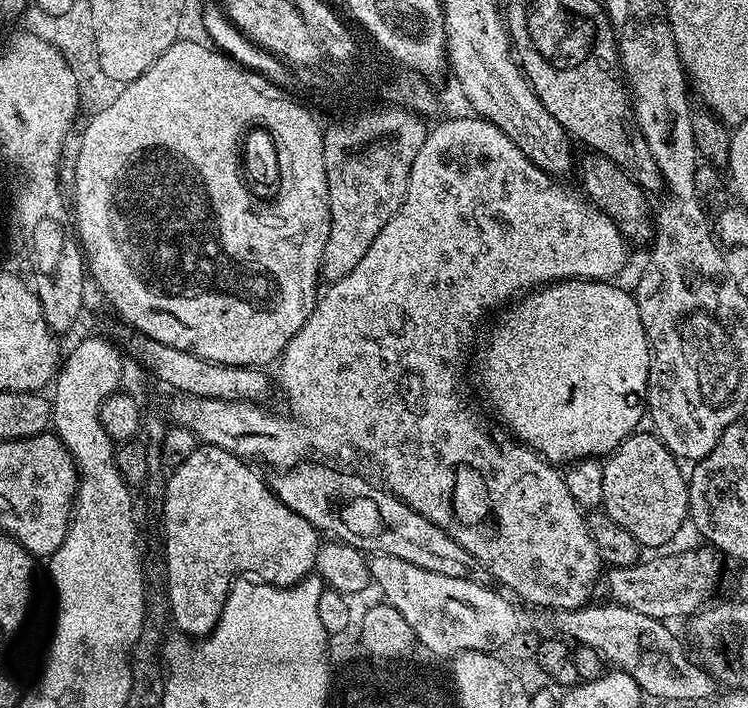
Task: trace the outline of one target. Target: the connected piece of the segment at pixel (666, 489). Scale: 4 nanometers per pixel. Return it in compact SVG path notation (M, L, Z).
M637 431L616 447L603 461L604 477L602 478L602 494L604 495L603 511L618 526L630 530L632 537L645 549L660 550L663 544L668 544L680 532L680 527L686 524L688 514L688 485L686 476L680 473L681 465L677 457L673 456L668 448L660 441L660 437L651 431Z

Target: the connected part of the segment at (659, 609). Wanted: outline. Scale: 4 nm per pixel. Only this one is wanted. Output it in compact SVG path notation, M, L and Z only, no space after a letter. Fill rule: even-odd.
M703 547L693 552L676 552L673 556L656 554L653 560L645 559L633 564L631 568L611 569L606 576L608 592L612 595L609 597L615 603L630 610L638 610L638 614L646 614L655 620L673 622L679 616L691 617L701 605L713 599L712 591L720 584L717 553L711 547Z

